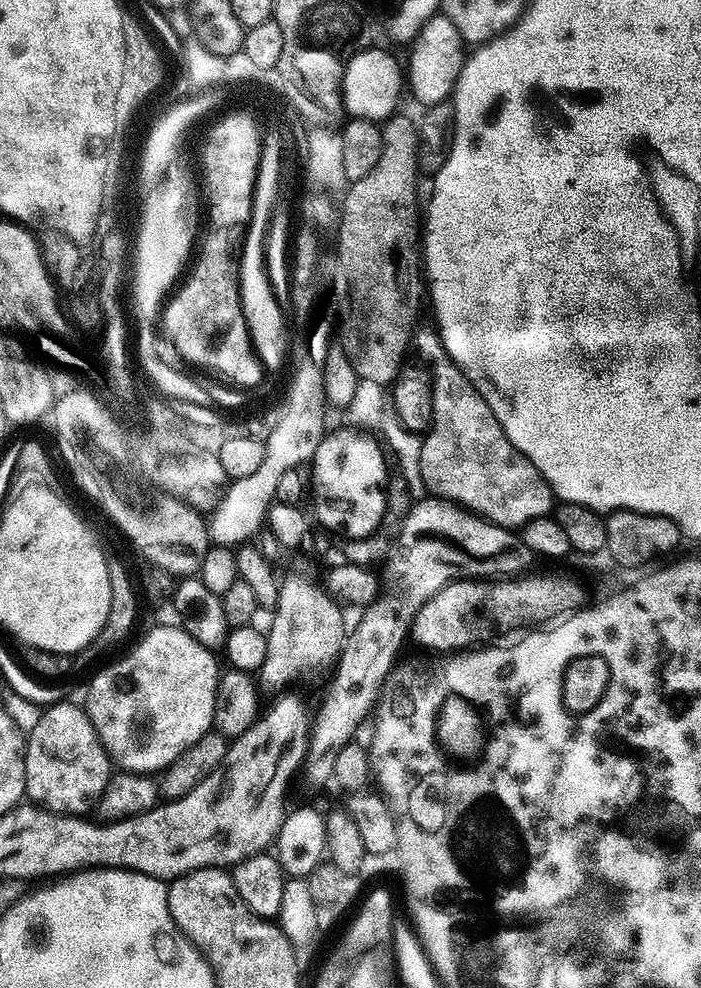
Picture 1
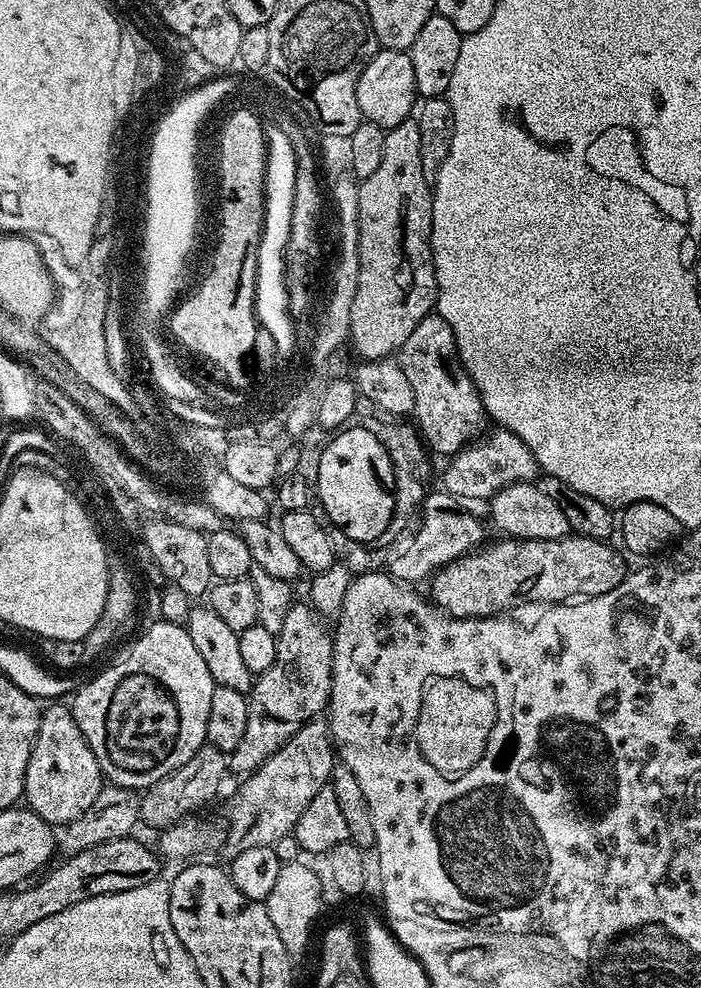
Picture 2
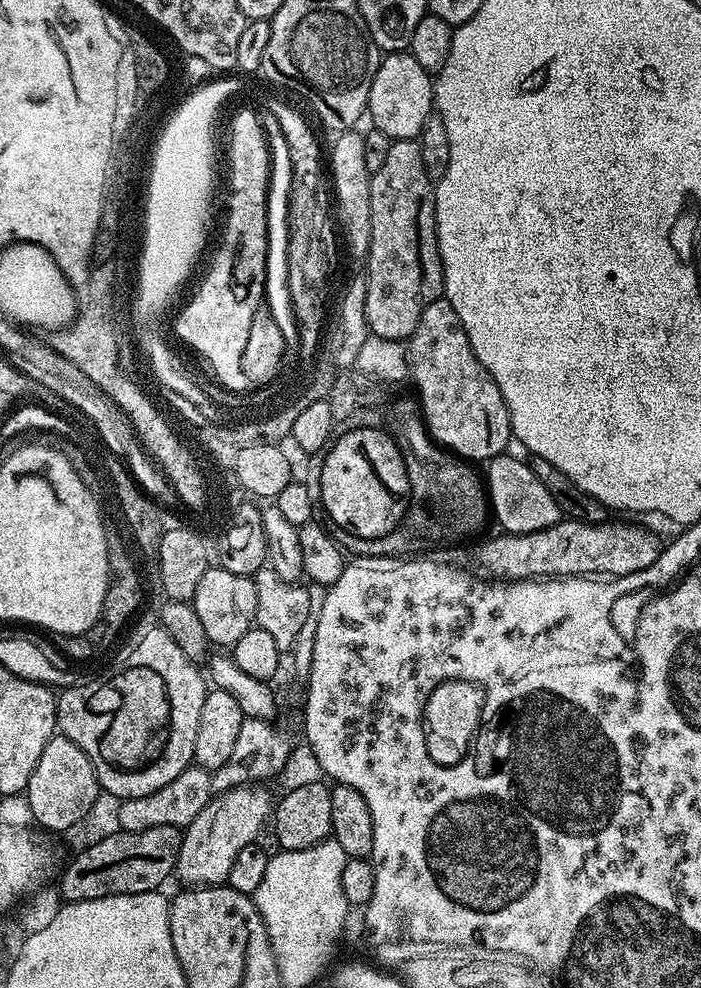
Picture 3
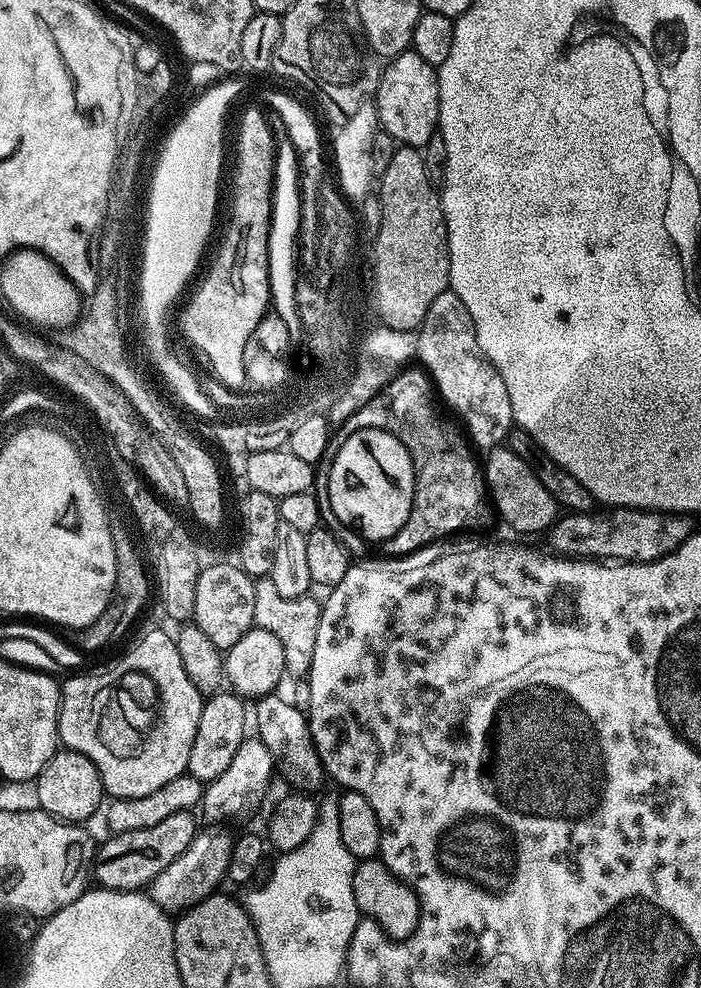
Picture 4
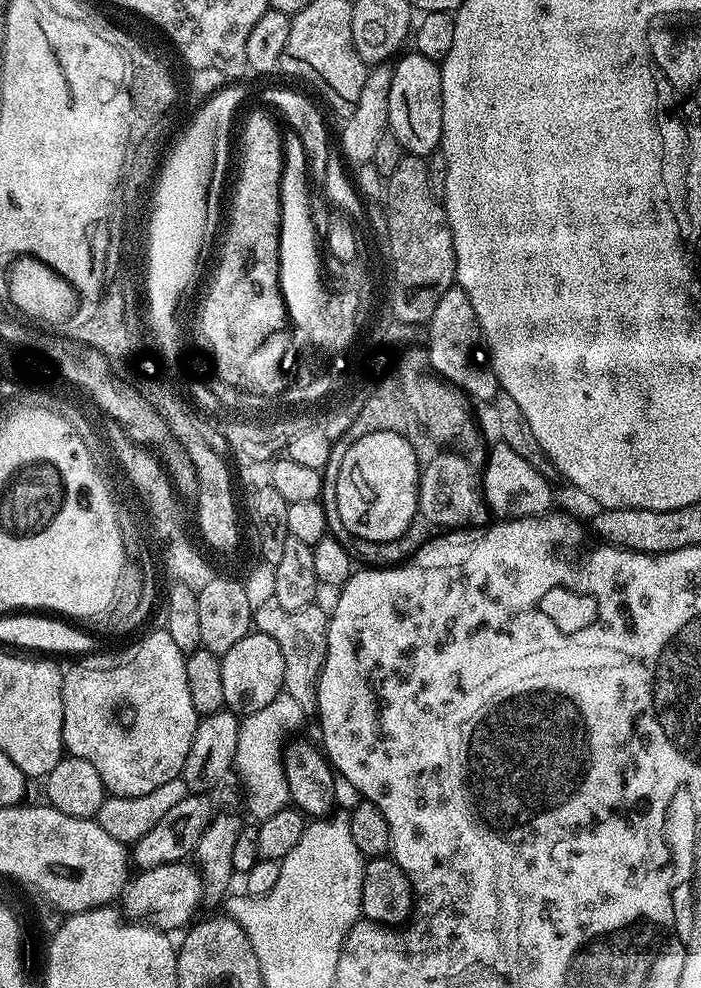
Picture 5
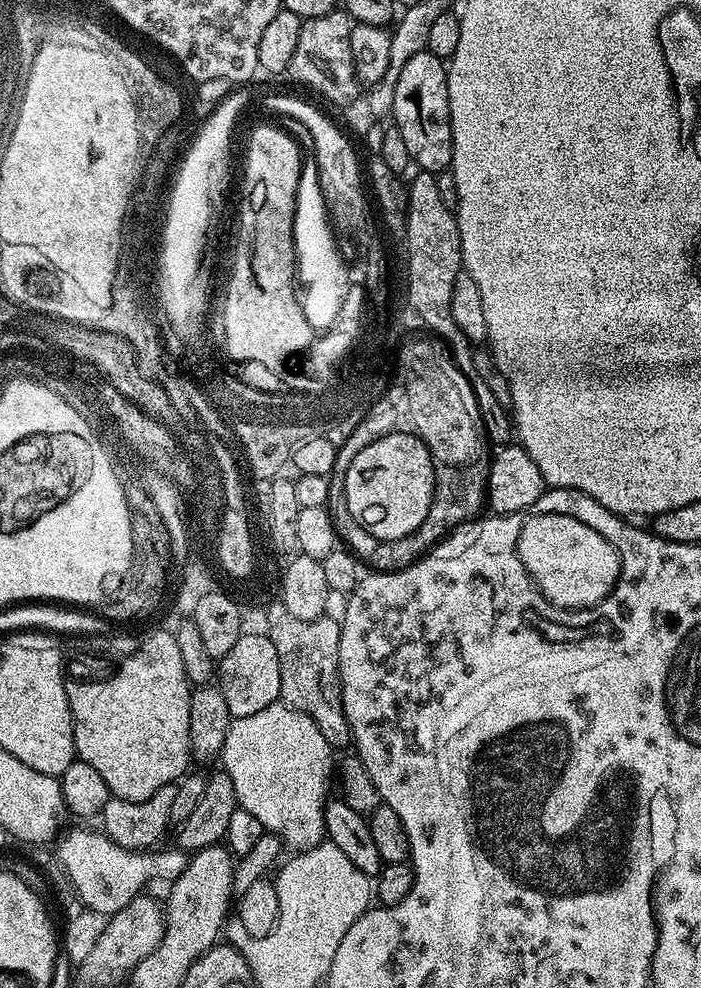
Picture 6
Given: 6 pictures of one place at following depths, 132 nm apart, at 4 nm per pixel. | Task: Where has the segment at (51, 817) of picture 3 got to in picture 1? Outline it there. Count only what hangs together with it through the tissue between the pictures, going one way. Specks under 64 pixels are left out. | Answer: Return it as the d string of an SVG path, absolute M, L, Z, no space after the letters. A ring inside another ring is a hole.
M61 702L49 704L36 720L32 729L27 729L24 746L26 762L26 786L24 791L29 801L43 806L50 812L65 814L88 814L93 811L100 795L106 790L108 780L114 775L114 765L108 758L108 752L102 746L87 712L79 703Z

